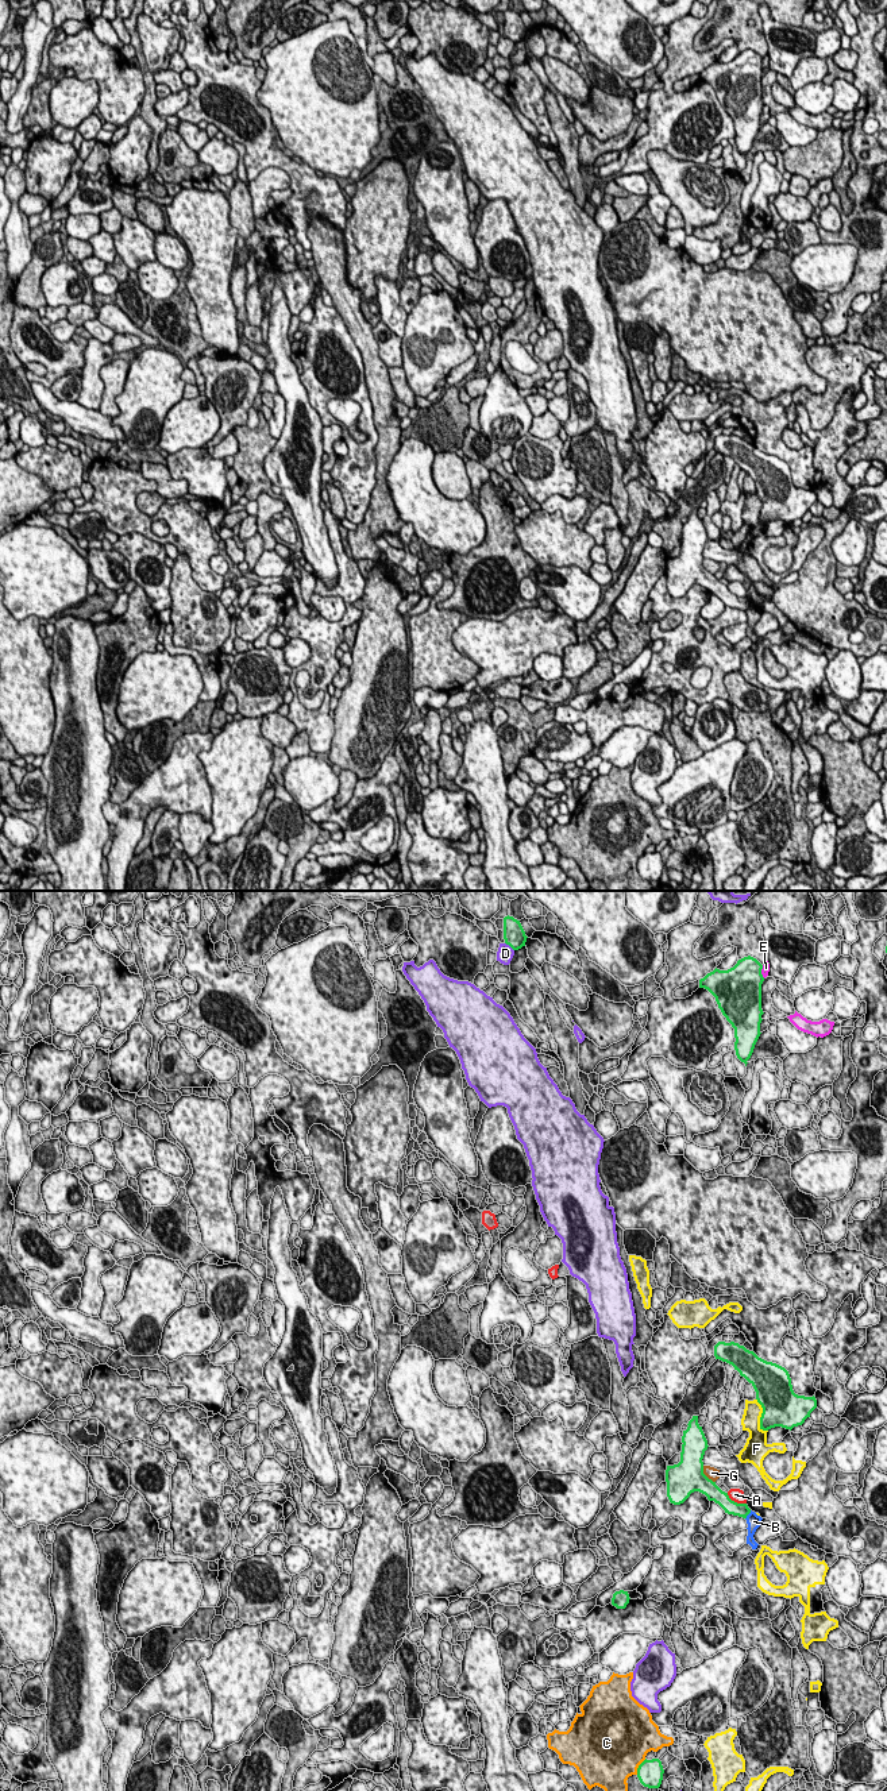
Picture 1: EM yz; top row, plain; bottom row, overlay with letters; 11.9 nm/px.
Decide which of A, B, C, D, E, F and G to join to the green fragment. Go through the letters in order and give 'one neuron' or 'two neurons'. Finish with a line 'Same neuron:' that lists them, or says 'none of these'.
A: two neurons
B: two neurons
C: two neurons
D: two neurons
E: two neurons
F: two neurons
G: two neurons
Same neuron: none of these

